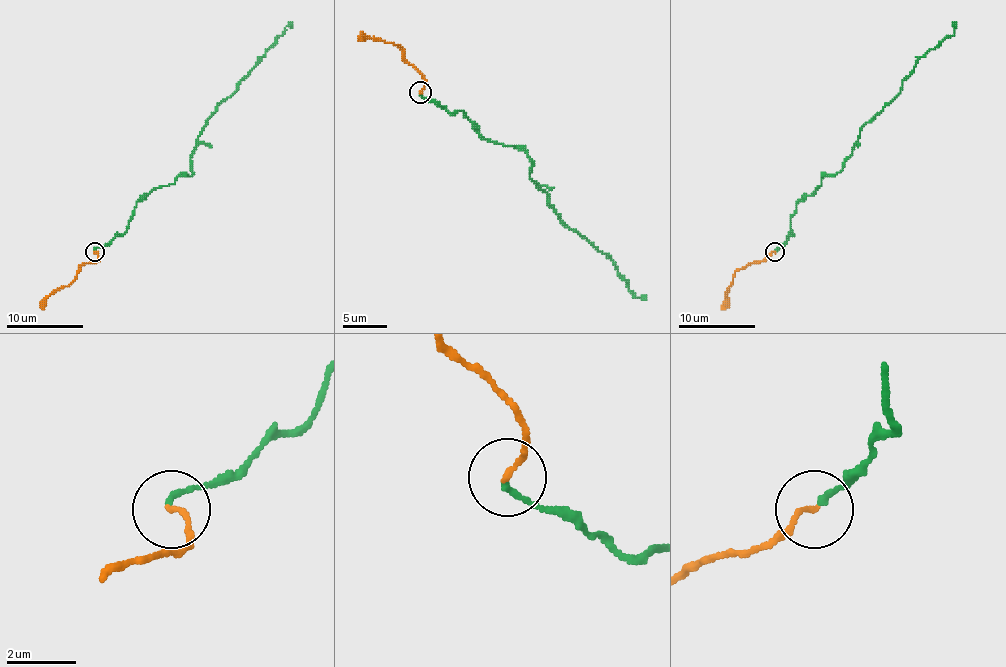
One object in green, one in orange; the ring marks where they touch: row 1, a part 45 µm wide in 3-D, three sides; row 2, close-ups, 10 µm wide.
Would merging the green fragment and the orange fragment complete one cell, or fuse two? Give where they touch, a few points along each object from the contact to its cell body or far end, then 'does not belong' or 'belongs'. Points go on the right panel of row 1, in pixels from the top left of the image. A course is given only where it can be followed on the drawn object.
(774, 252) | green via (775, 251), (792, 234), (798, 203), (842, 168), (860, 130), (923, 55), (954, 34), (952, 22) | orange via (775, 251), (734, 272), (721, 309) | belongs

